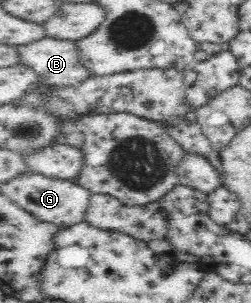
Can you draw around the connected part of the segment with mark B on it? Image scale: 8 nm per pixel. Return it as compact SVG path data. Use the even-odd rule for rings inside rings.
M46 36L16 48L19 63L32 70L44 86L78 85L92 76L81 64L74 41Z

